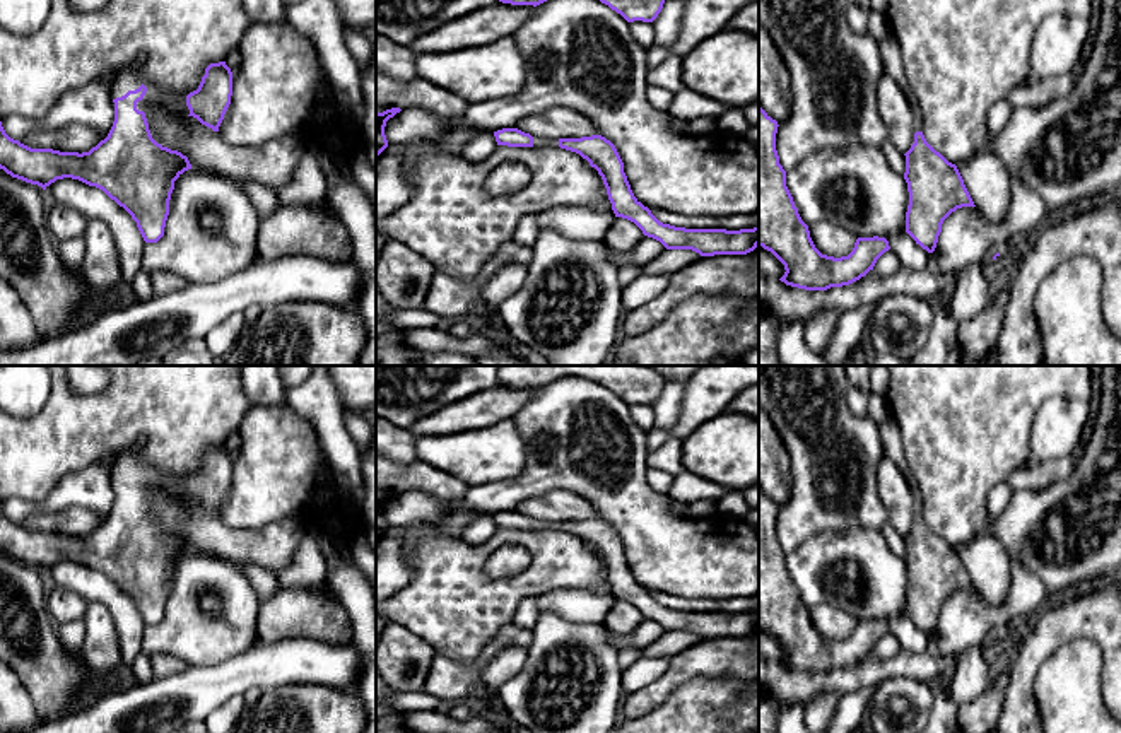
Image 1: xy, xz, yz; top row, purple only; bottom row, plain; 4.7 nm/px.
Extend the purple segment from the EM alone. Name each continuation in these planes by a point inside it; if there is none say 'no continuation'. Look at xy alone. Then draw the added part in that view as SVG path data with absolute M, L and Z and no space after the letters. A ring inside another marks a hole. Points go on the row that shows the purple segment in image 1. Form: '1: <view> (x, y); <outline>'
1: xy (130, 79); M140 53L130 68L116 75L116 82L111 91L111 101L125 96L128 91L138 89L144 84L147 87L147 92L144 99L137 103L138 111L144 111L147 114L152 108L162 108L176 114L190 114L186 96L166 92L144 77L145 63L147 55Z

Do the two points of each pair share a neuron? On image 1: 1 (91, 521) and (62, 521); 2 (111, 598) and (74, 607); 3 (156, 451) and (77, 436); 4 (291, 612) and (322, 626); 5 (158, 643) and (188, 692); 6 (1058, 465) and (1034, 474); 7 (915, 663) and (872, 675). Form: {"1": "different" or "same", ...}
{"1": "same", "2": "different", "3": "same", "4": "same", "5": "different", "6": "same", "7": "same"}

